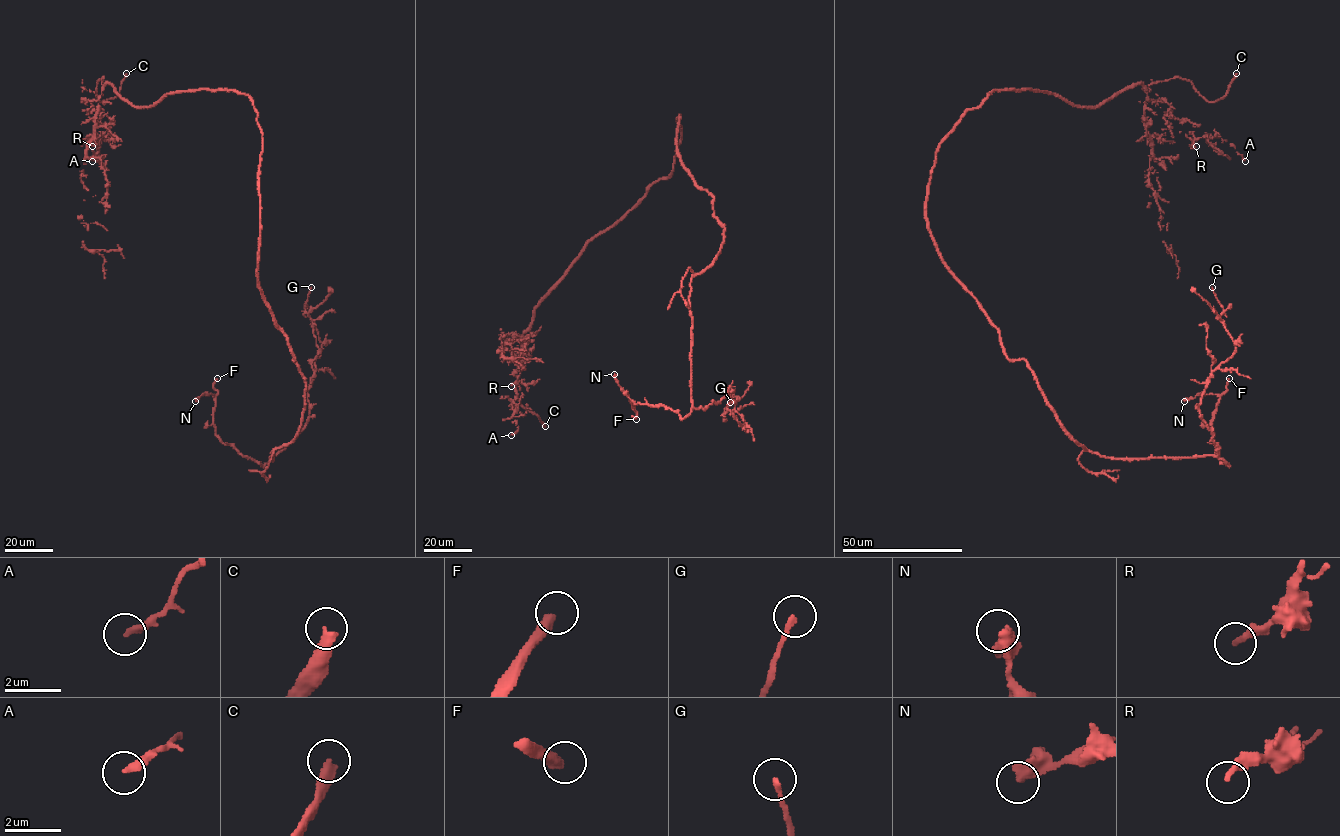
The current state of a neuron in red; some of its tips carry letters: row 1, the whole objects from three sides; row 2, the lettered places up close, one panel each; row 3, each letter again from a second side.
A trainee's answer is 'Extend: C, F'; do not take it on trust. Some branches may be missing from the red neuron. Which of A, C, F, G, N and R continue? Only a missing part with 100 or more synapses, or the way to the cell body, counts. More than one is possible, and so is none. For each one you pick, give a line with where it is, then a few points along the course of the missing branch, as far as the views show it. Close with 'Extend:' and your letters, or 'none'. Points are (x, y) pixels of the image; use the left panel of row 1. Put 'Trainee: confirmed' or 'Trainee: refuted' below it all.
C: at (126, 73); missing branch runs (126, 73), (128, 36)
F: at (217, 378); missing branch runs (217, 378), (210, 359), (207, 323), (199, 315), (193, 285), (189, 283), (180, 295), (167, 296)
Extend: C, F
Trainee: confirmed

